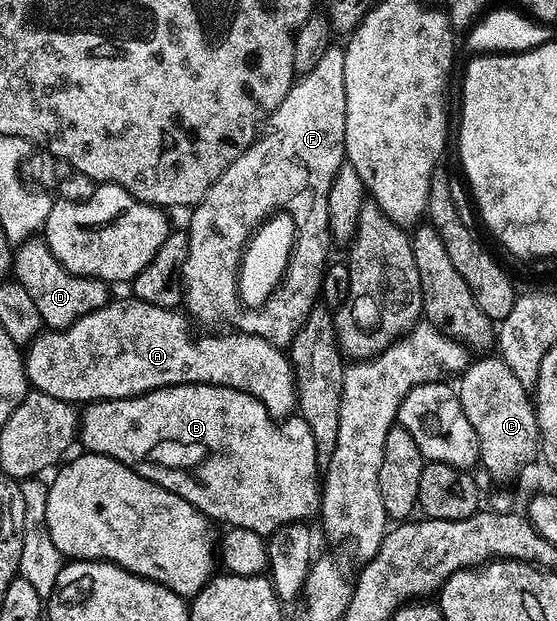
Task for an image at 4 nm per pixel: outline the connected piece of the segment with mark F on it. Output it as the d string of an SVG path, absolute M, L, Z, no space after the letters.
M343 47L328 48L326 54L318 58L318 66L293 83L288 97L268 117L266 128L191 209L192 217L186 225L188 253L180 275L184 282L182 304L185 309L188 307L187 315L193 321L232 324L228 326L263 336L274 345L288 346L300 329L297 324L290 324L292 312L288 312L284 304L276 304L276 312L261 313L260 306L246 302L242 274L246 256L260 232L280 216L294 216L288 208L288 194L306 186L332 184L339 168L346 163Z

